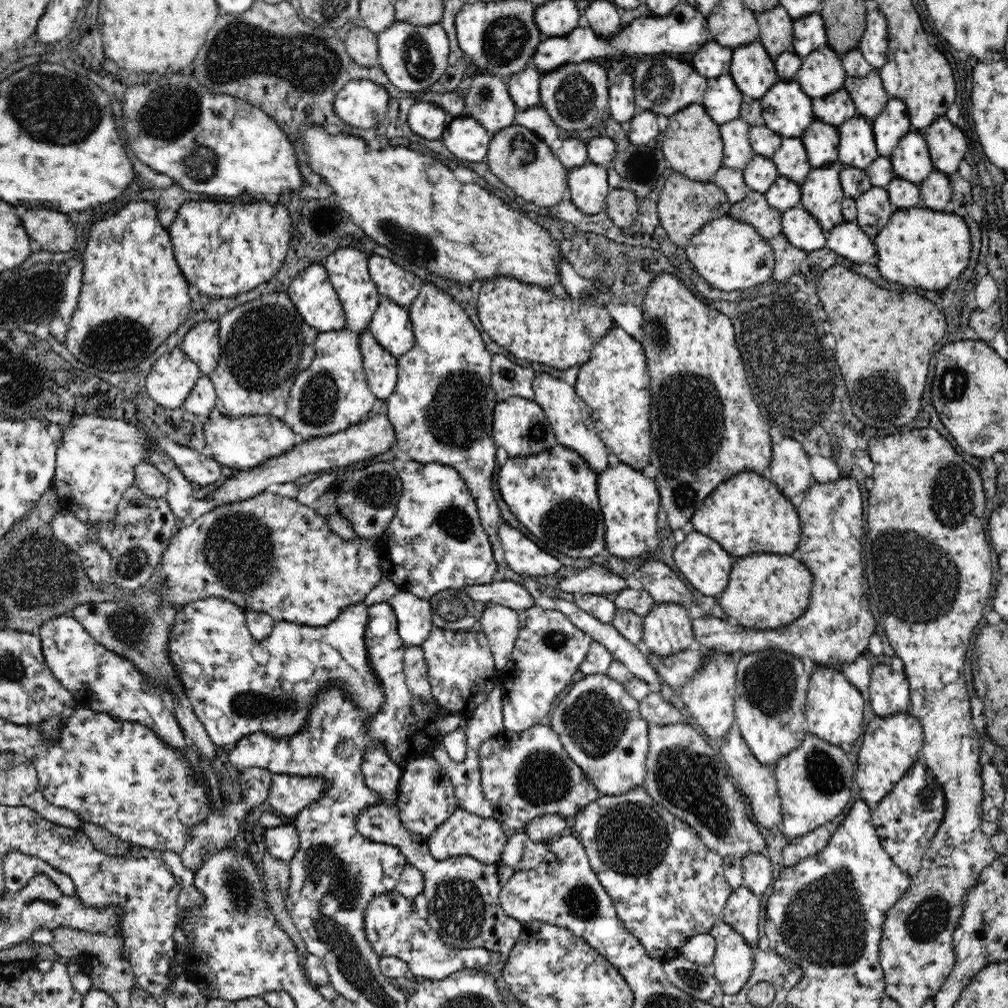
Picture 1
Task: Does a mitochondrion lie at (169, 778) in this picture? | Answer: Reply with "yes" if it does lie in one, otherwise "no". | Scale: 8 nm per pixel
yes

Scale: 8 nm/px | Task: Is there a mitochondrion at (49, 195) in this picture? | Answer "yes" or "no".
no

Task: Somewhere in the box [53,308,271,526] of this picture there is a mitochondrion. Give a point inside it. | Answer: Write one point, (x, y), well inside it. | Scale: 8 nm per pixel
(121, 337)

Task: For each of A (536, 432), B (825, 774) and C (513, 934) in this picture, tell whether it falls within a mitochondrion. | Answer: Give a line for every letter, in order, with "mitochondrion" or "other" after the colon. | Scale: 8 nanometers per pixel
A: mitochondrion
B: mitochondrion
C: other

